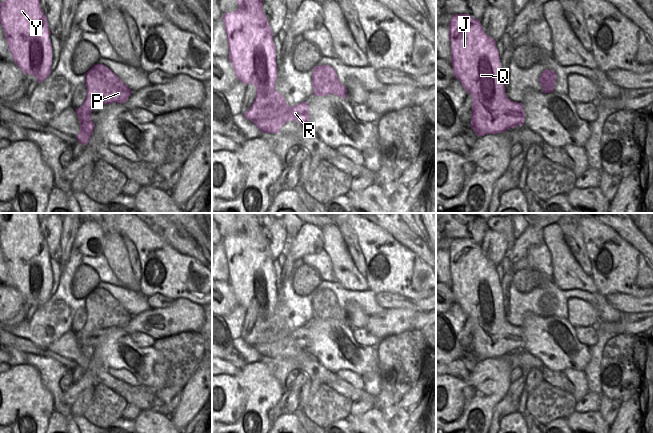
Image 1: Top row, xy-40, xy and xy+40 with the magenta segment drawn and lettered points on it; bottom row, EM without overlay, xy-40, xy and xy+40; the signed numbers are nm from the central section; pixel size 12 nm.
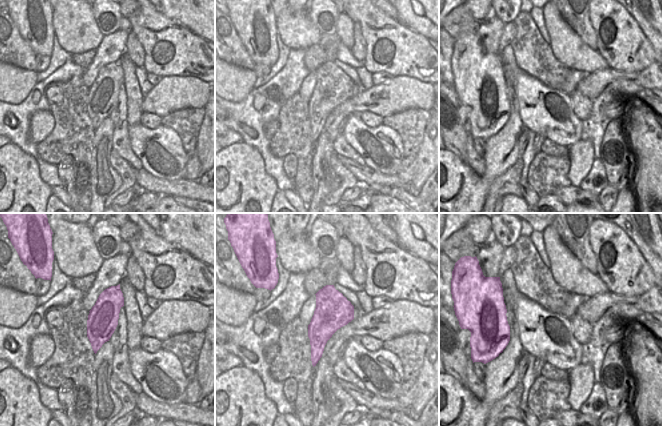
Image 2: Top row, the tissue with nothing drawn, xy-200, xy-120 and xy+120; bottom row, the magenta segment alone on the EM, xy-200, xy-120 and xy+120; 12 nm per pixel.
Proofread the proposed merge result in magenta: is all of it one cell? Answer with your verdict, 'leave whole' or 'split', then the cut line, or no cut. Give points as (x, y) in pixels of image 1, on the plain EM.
split; cut xy (306, 334), (304, 336), (304, 348)

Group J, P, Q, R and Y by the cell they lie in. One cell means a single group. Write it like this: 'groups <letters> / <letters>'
groups J Q R Y / P

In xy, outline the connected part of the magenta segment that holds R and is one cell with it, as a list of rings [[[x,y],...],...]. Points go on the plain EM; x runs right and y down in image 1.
[[[236,213],[239,232],[234,236],[223,238],[225,256],[229,271],[229,284],[237,304],[256,311],[256,321],[244,341],[252,345],[262,357],[279,357],[288,345],[296,344],[305,349],[304,336],[309,338],[309,329],[303,325],[295,330],[288,330],[282,318],[275,314],[277,304],[276,275],[273,258],[268,243],[263,236],[260,218],[253,213]]]

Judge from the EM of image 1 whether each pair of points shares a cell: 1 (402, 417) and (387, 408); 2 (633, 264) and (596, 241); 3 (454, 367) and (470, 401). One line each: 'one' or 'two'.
1: two
2: one
3: two

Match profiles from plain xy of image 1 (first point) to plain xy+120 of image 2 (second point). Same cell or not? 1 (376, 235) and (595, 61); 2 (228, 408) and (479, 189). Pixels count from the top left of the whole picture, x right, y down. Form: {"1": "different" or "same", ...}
{"1": "different", "2": "same"}

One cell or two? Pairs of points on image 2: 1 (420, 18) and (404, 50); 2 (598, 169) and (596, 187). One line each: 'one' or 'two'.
1: two
2: one

